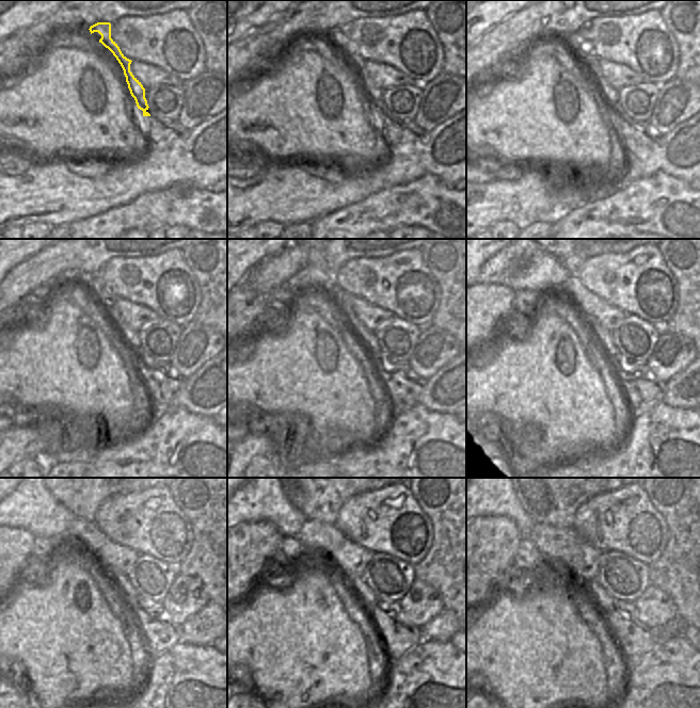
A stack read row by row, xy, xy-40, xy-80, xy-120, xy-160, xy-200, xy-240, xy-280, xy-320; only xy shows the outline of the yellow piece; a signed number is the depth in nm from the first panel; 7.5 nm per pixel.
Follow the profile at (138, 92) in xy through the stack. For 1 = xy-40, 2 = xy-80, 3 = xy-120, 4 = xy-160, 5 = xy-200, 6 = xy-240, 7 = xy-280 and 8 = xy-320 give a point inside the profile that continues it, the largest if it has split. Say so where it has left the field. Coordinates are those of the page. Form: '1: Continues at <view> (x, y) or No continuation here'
1: Continues at xy-40 (375, 95)
2: Continues at xy-80 (611, 96)
3: Continues at xy-120 (129, 336)
4: Continues at xy-160 (368, 338)
5: Continues at xy-200 (603, 337)
6: Continues at xy-240 (121, 581)
7: Continues at xy-280 (365, 595)
8: Continues at xy-320 (606, 604).

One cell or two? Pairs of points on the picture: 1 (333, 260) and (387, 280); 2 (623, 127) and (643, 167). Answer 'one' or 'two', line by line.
1: two
2: two

